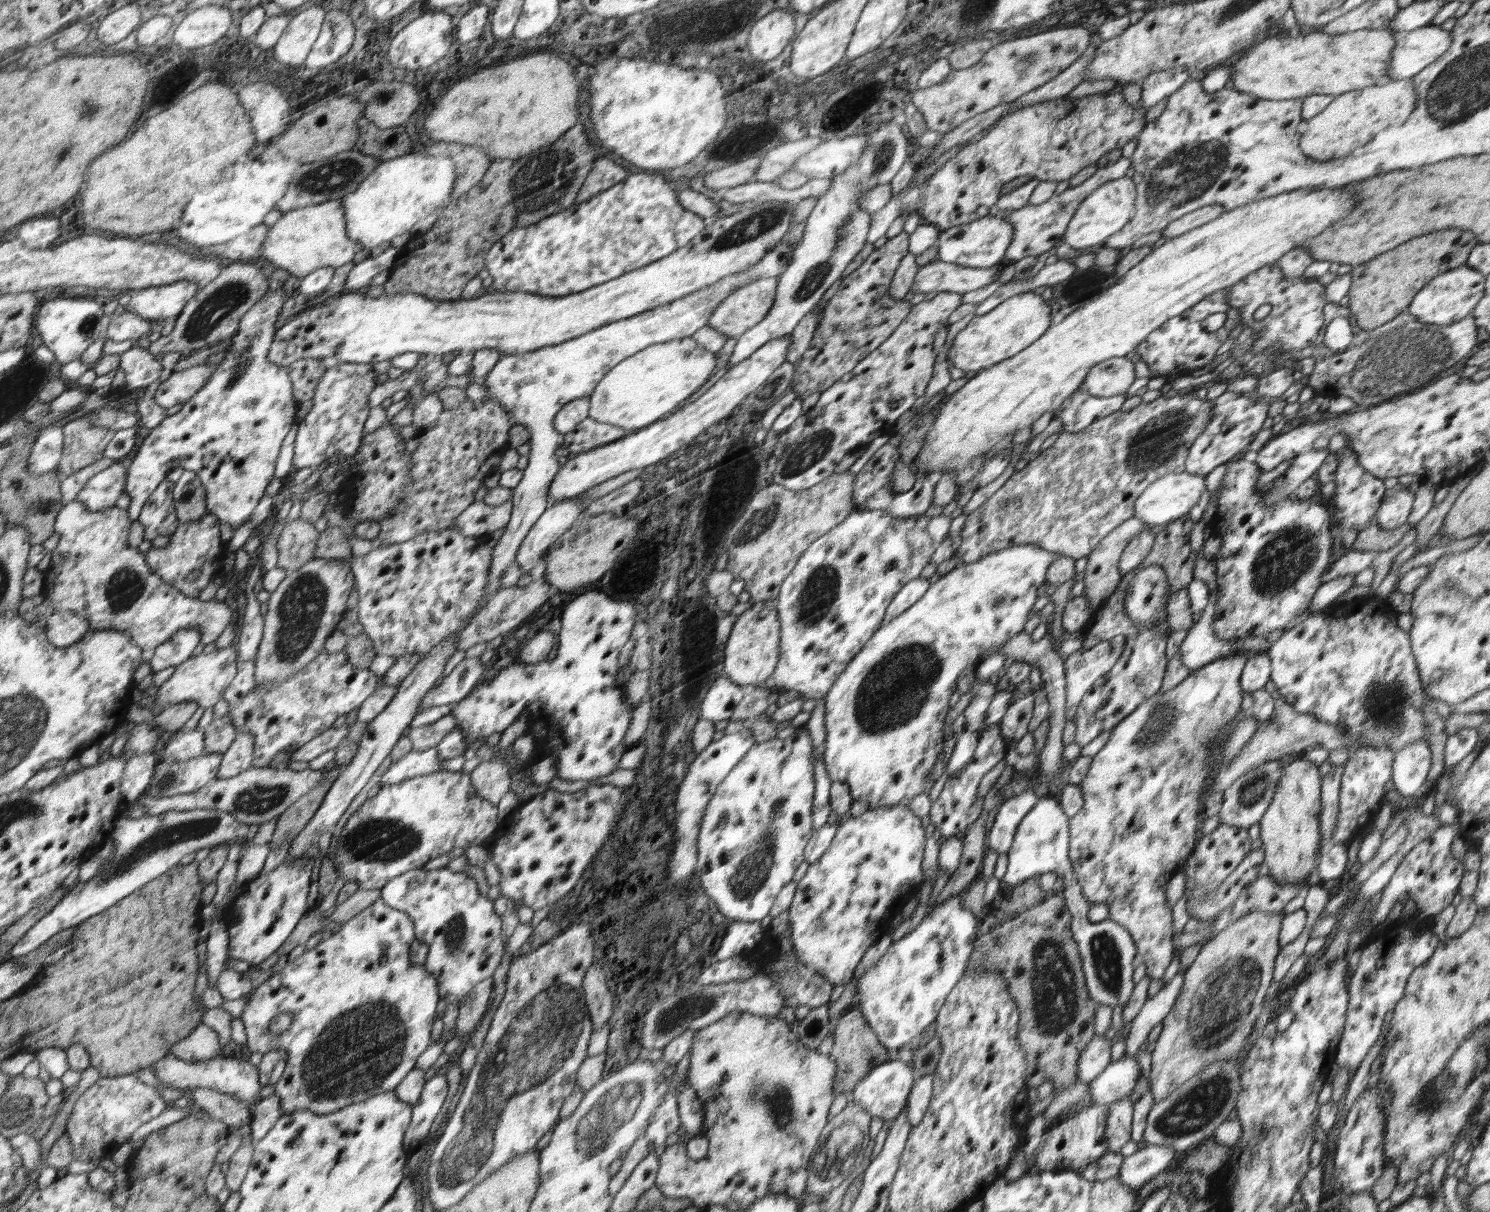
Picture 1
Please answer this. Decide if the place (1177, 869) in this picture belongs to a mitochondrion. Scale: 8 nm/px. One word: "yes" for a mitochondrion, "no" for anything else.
no

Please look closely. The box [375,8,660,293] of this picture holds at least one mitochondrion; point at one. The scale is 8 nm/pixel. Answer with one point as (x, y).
(547, 174)

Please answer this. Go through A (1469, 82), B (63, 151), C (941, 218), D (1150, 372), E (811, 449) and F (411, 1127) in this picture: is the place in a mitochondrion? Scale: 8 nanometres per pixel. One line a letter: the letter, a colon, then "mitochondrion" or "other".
A: mitochondrion
B: mitochondrion
C: other
D: other
E: mitochondrion
F: other

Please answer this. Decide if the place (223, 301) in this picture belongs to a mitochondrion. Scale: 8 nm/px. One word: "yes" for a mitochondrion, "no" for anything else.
yes

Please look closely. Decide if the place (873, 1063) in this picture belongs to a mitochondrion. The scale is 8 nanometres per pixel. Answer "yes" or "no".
no

